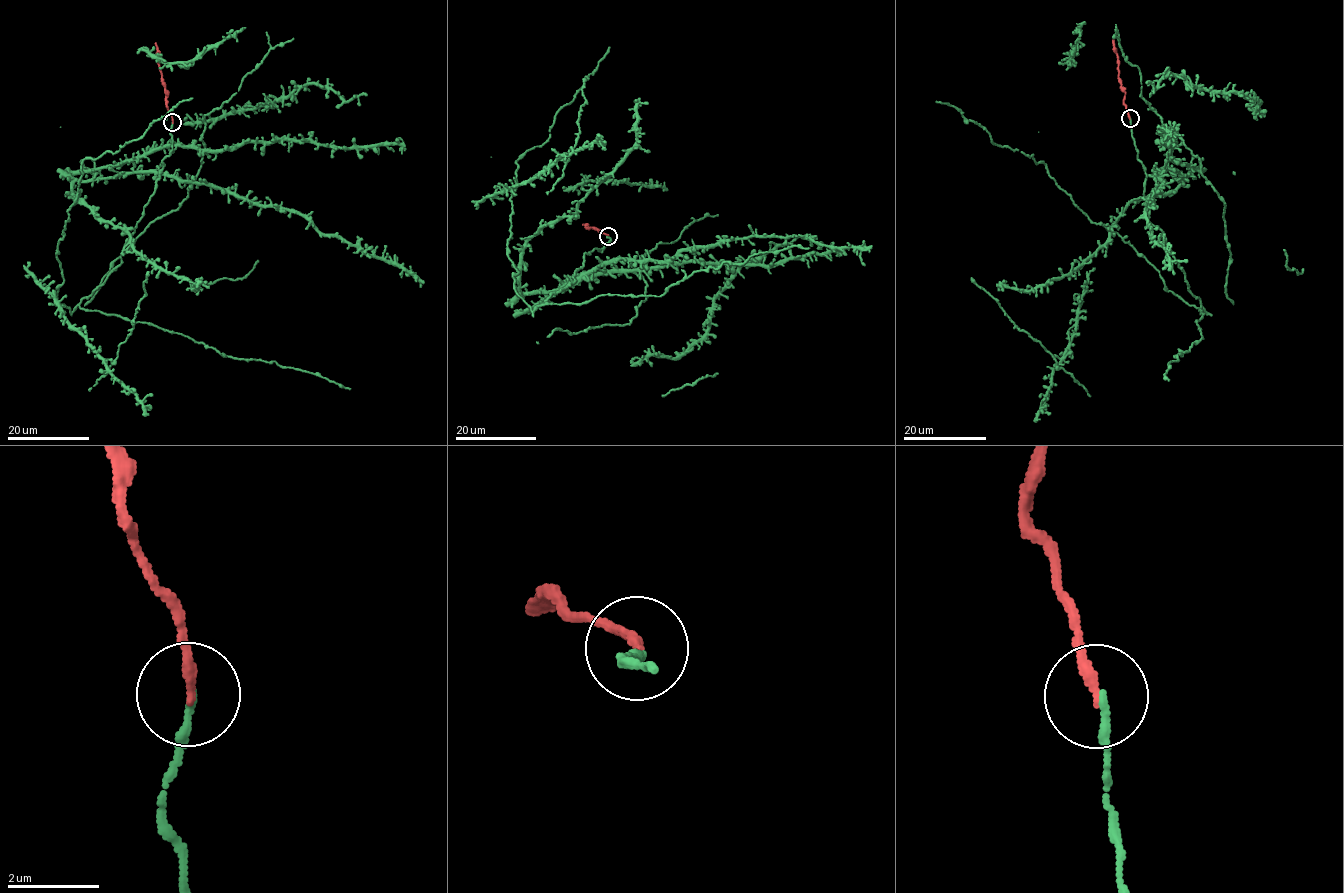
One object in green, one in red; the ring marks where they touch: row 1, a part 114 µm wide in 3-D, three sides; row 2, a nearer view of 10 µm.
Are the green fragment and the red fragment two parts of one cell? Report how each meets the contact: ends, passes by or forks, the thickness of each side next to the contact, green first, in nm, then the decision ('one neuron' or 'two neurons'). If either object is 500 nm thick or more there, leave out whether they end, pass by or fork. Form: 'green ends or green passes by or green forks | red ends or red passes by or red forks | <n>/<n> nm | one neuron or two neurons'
green ends | red ends | 190/220 nm | one neuron

